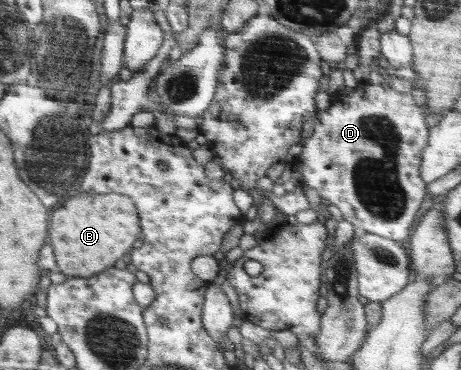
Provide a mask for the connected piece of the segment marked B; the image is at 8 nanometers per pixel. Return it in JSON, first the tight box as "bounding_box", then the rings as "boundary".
{"bounding_box":[51,194,144,278],"boundary":[[[83,194],[71,199],[63,209],[55,211],[51,241],[57,253],[57,261],[61,265],[61,273],[73,278],[91,278],[112,269],[127,253],[131,254],[140,244],[141,233],[144,233],[142,217],[136,200],[132,197],[121,194]]]}

